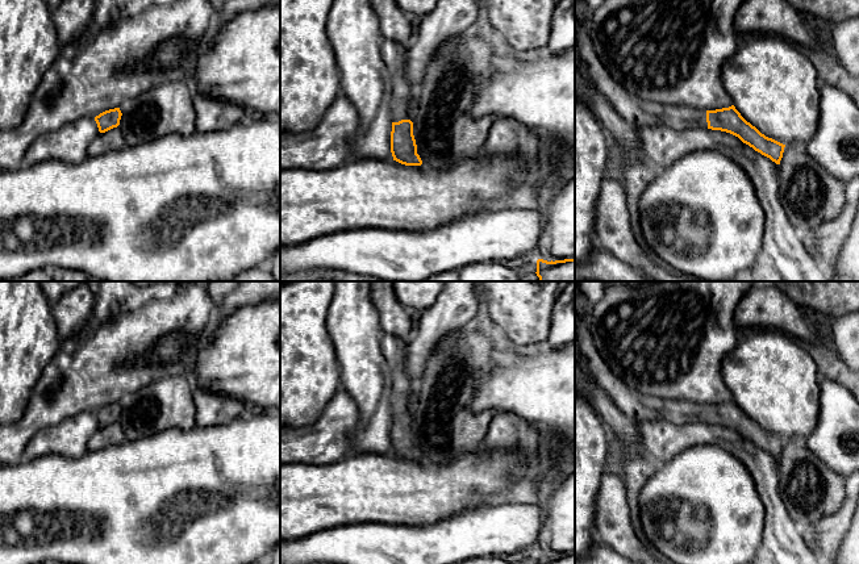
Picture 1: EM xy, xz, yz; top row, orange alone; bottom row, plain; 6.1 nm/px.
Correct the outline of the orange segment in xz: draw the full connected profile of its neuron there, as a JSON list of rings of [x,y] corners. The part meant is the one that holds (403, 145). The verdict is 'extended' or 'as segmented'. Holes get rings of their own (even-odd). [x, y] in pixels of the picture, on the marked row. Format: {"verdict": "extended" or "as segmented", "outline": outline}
{"verdict": "extended", "outline": [[[383,41],[381,57],[392,79],[391,99],[391,153],[393,160],[405,166],[421,166],[417,145],[413,135],[413,122],[408,118],[408,103],[412,88],[404,78],[408,43]]]}

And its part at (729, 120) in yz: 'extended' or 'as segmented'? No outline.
extended

